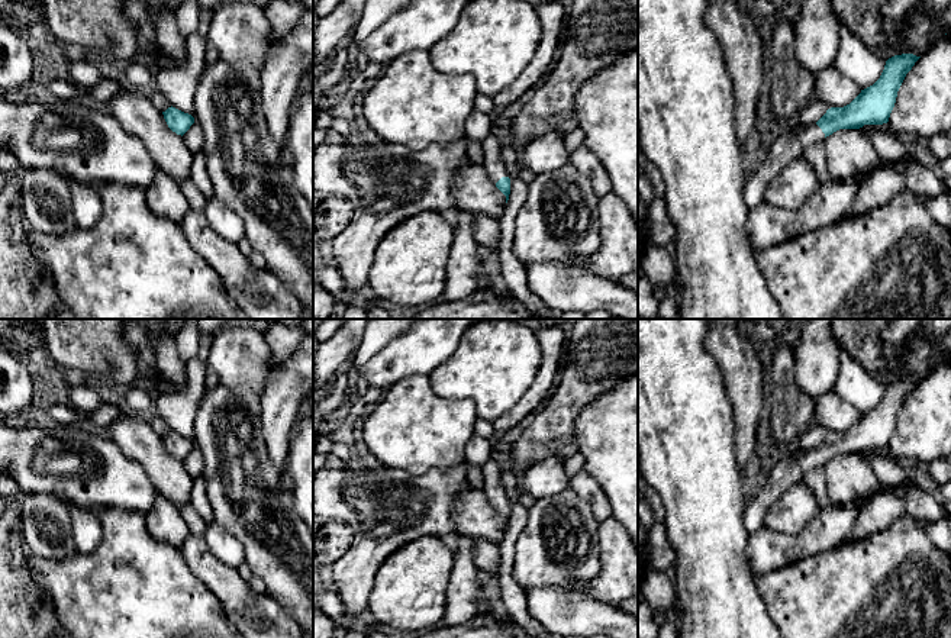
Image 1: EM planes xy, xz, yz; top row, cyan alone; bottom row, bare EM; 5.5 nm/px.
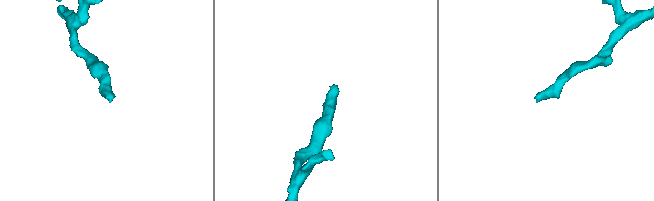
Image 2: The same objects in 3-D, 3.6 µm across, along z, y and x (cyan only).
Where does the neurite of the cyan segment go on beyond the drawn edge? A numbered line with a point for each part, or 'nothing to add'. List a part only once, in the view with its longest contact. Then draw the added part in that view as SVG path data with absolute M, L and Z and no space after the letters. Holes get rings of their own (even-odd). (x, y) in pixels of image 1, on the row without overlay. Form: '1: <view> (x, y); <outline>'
1: yz (789, 469); M793 451L777 457L777 463L768 477L755 486L755 497L744 512L744 526L749 535L764 526L768 508L793 484L802 480L807 470L819 470L825 464L822 454L810 451Z

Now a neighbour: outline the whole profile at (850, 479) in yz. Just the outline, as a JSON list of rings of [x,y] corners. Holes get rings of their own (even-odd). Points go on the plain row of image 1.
[[[839,454],[822,467],[826,494],[834,505],[868,505],[881,483],[860,454]]]

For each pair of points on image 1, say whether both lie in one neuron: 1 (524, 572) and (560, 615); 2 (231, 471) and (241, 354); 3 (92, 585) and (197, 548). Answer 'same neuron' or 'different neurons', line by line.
1: different neurons
2: different neurons
3: different neurons

